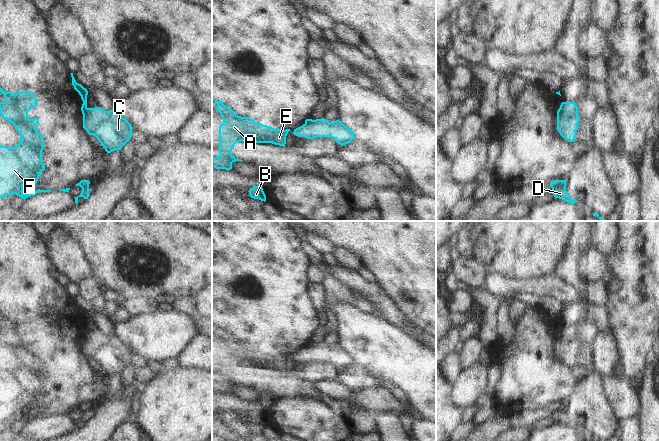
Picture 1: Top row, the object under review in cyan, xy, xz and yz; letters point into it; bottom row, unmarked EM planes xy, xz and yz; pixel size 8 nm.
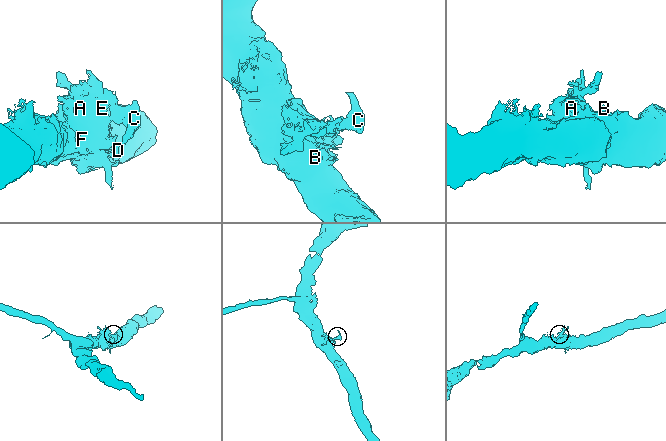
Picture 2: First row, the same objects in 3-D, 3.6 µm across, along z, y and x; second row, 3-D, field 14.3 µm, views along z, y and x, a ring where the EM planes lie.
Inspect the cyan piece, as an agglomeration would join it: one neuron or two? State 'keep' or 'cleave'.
cleave

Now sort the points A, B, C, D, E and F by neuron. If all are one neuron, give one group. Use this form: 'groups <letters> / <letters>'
groups A B D E F / C

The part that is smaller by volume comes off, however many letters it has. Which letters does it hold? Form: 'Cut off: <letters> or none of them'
Cut off: C

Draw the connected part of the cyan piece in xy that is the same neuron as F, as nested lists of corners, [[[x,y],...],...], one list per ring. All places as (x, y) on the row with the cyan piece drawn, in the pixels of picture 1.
[[[1,87],[0,92],[5,97],[5,101],[0,102],[1,116],[11,122],[20,135],[20,141],[14,147],[0,145],[0,198],[16,194],[26,199],[39,192],[51,192],[38,189],[23,193],[23,185],[36,184],[40,173],[45,170],[42,160],[44,139],[35,128],[39,119],[28,118],[29,110],[38,104],[36,95],[28,90],[13,94]]]

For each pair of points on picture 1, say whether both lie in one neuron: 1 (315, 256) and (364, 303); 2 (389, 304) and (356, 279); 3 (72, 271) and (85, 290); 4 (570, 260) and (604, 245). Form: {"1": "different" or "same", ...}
{"1": "same", "2": "same", "3": "different", "4": "different"}

